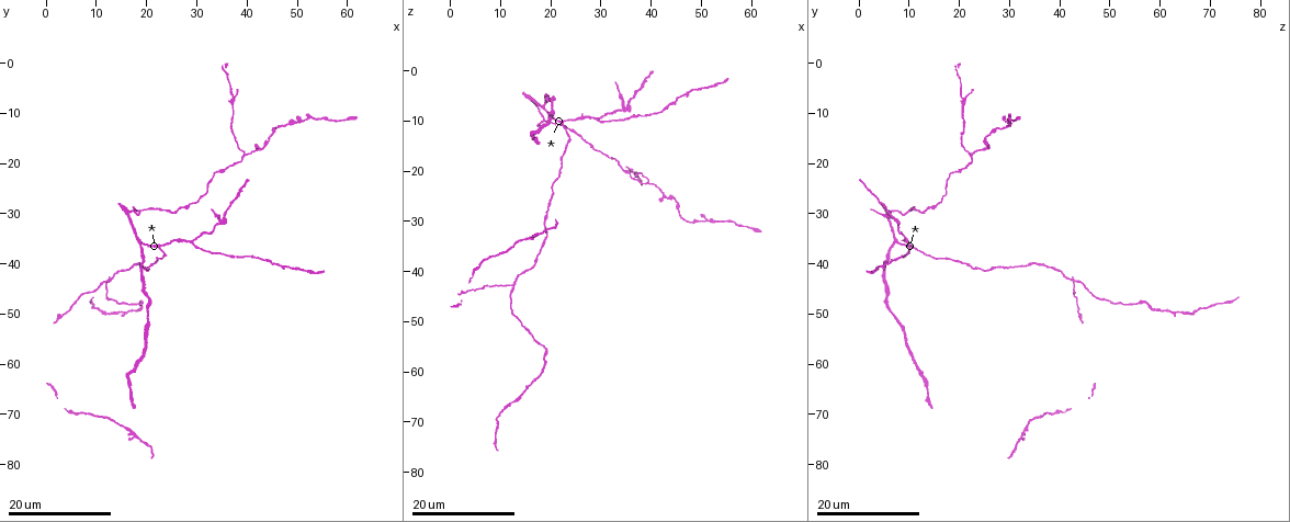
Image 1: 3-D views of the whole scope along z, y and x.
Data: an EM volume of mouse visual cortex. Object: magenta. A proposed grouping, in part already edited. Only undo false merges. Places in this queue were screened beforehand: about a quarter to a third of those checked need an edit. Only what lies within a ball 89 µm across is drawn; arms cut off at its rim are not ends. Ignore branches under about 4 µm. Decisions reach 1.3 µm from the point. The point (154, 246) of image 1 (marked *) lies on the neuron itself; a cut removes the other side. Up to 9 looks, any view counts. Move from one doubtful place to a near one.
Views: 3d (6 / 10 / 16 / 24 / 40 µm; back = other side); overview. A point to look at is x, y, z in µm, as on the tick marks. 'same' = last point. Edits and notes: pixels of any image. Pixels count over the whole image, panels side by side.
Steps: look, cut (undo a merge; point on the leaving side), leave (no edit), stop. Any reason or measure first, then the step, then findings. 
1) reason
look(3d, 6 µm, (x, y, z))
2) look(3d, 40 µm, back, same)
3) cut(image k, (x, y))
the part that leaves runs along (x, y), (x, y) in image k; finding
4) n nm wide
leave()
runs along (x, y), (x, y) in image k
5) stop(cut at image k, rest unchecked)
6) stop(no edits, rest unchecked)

three-way junction
look(3d, 16 µm, (29.5, 35.5, 9.0))

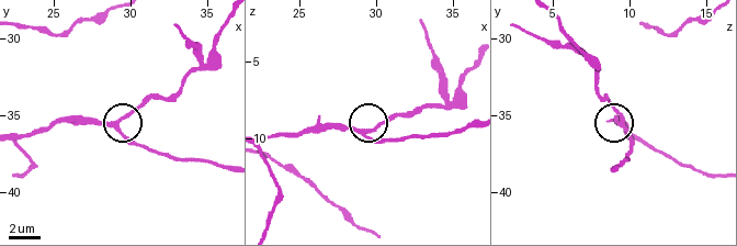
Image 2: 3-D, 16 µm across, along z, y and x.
look(3d, 10 µm, (29.2, 35.8, 9.6))

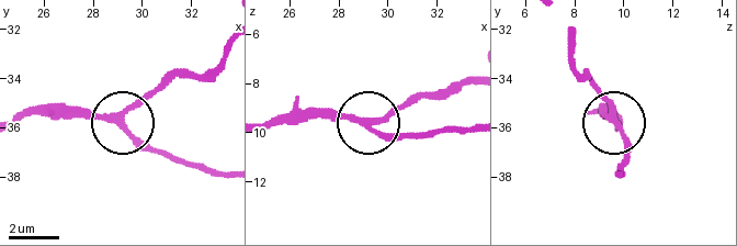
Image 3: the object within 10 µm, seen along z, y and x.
leave()
runs along (21, 121), (34, 114), (122, 116), (163, 78) in image 3; all the same neuron

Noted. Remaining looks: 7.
three-way junction
look(3d, 24 µm, (34.5, 31.0, 7.5))

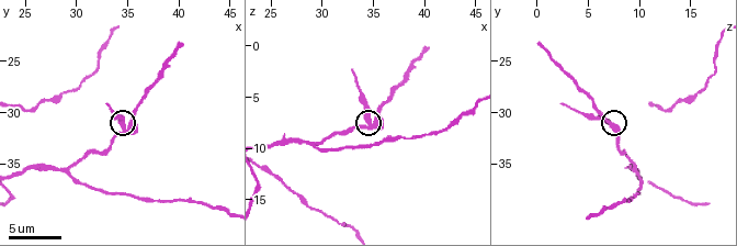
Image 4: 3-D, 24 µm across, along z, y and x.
closer look
look(3d, 10 µm, (34.6, 31.2, 7.0))

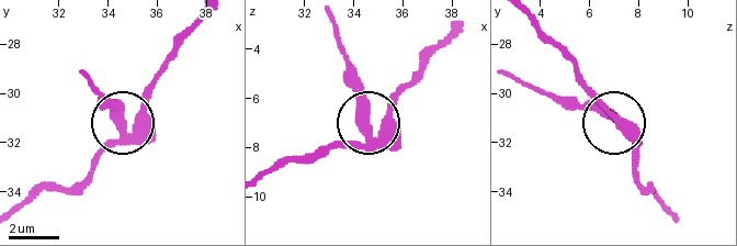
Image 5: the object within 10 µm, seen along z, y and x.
370 nm wide
cut(image 5, (116, 112))
the part that leaves runs along (127, 137), (79, 71) in image 5; two neurons meet here

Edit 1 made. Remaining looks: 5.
see it whole again
look(overview)

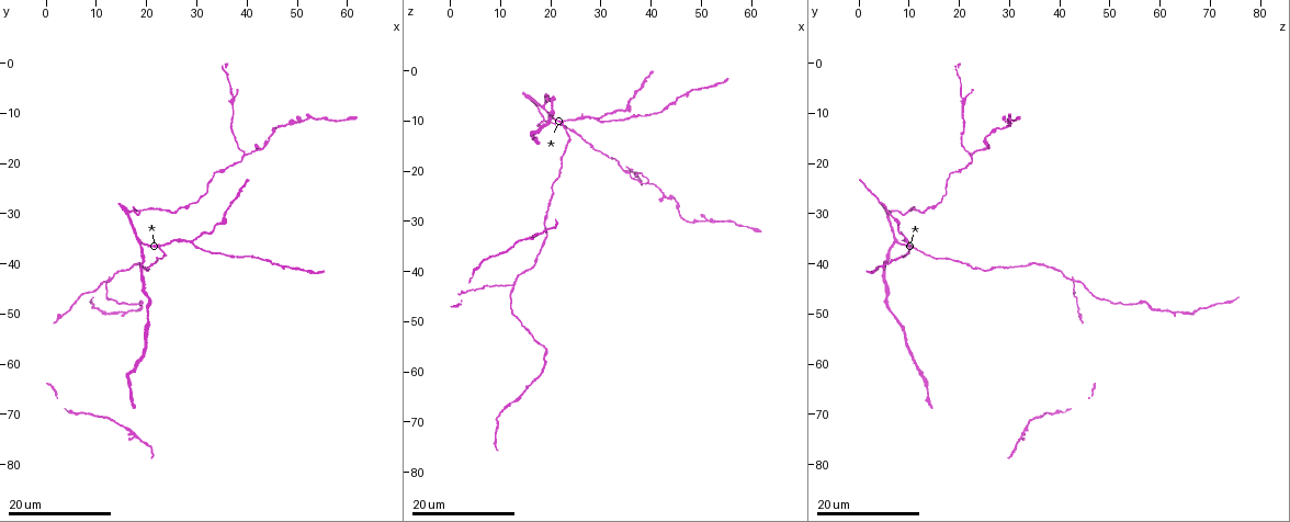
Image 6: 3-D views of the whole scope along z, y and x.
sudden change in width
look(3d, 24 µm, (20.5, 41.0, 23.0))

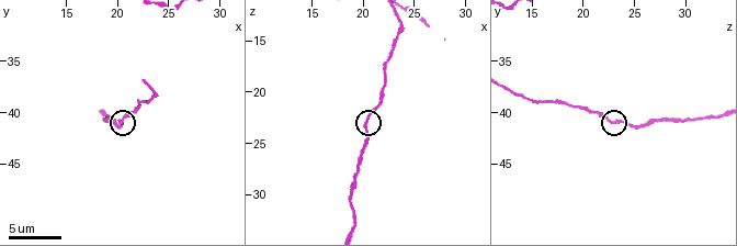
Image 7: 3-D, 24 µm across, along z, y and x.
look(3d, 10 µm, (20.6, 40.6, 22.8))

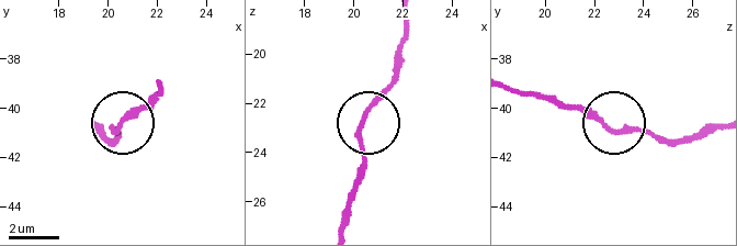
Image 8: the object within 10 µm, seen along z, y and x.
closer look
look(3d, 6 µm, (20.4, 40.8, 22.7))

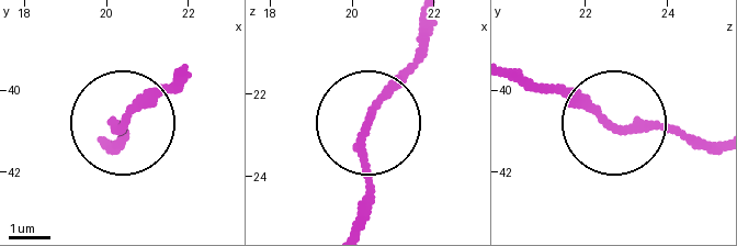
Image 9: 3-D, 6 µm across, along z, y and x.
leave()
runs along (420, 26), (406, 79), (361, 153), (371, 212) in image 9; one neuron here

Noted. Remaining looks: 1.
stop(cut at image 5, rest unchecked)

